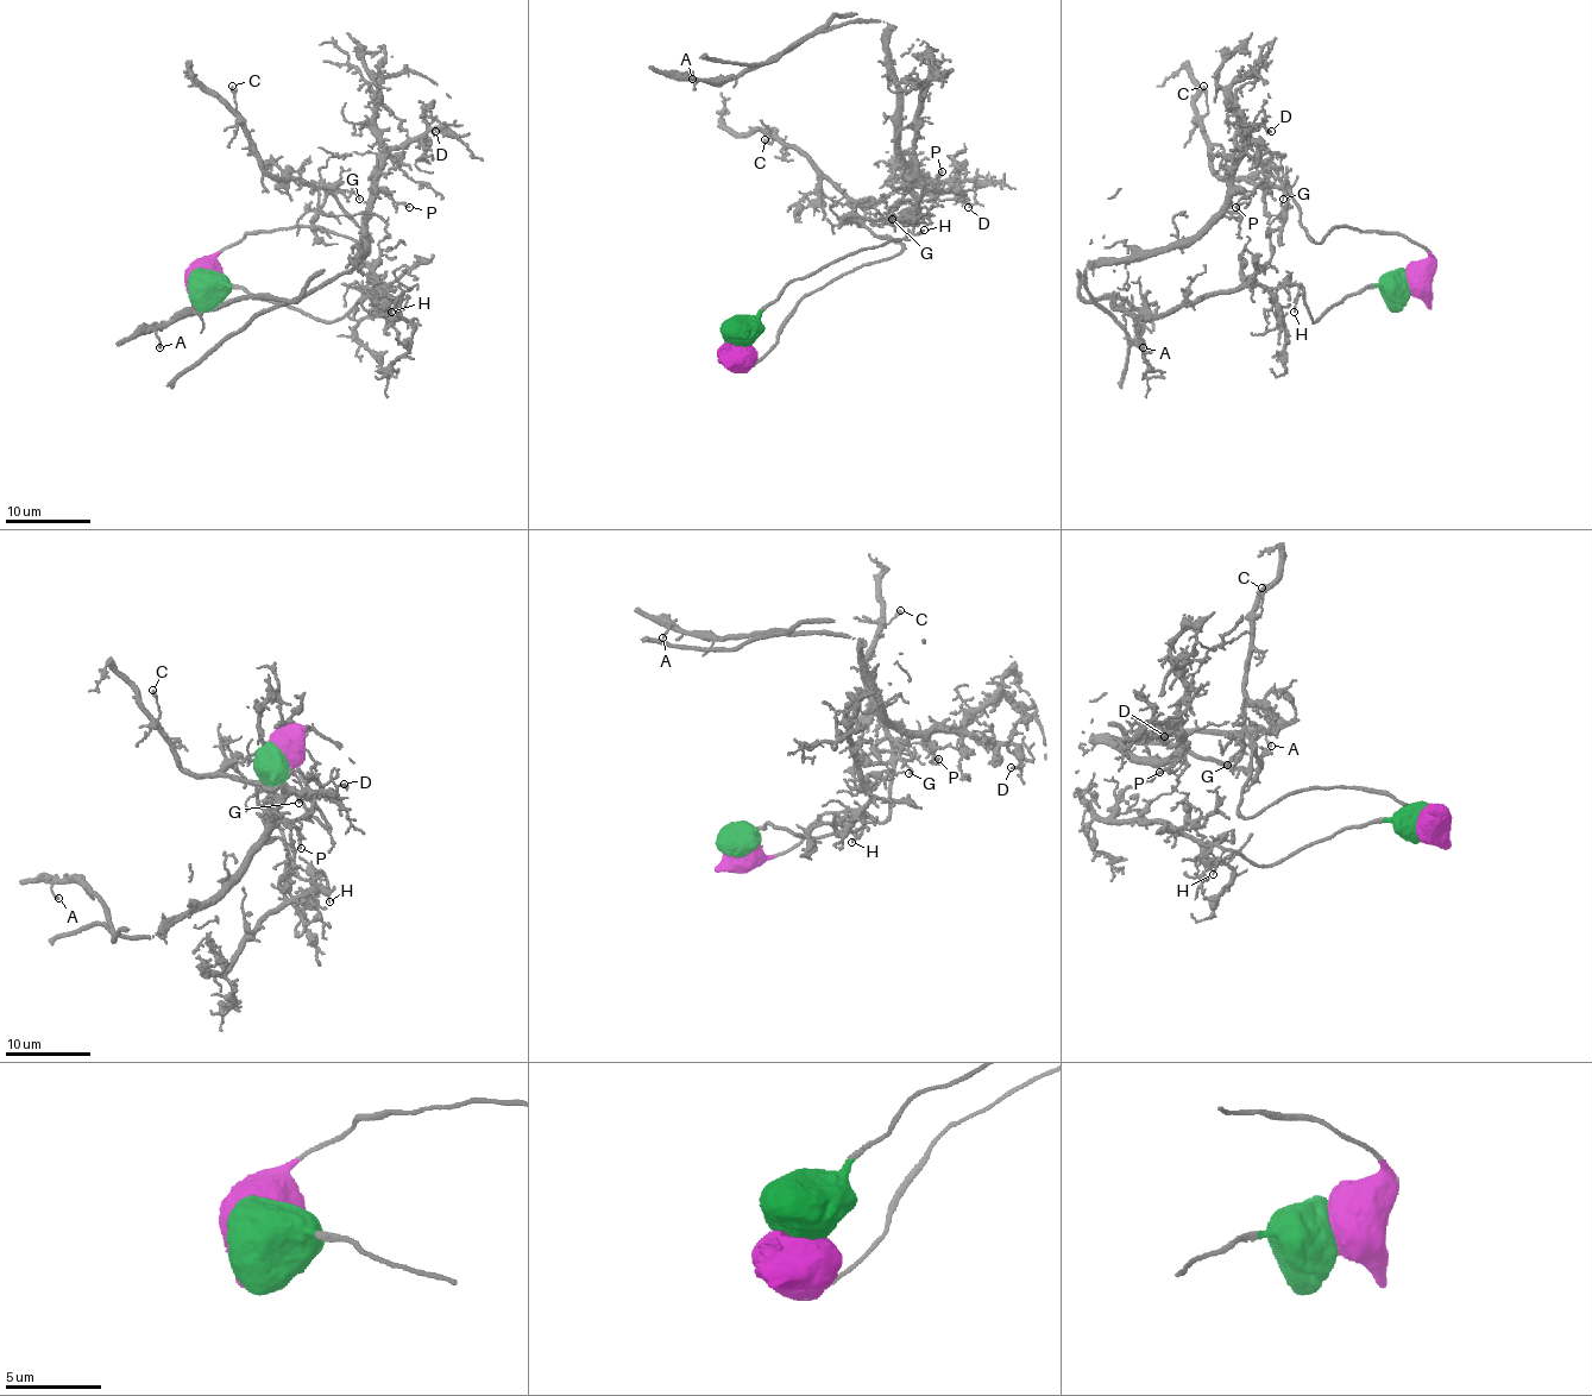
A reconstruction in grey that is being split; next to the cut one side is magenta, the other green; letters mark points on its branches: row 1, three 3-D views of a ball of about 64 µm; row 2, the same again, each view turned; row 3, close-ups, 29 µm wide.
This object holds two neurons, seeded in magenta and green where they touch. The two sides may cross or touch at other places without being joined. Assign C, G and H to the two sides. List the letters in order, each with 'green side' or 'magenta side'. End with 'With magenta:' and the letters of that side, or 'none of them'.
C: magenta side
G: magenta side
H: green side
With magenta: C, G

